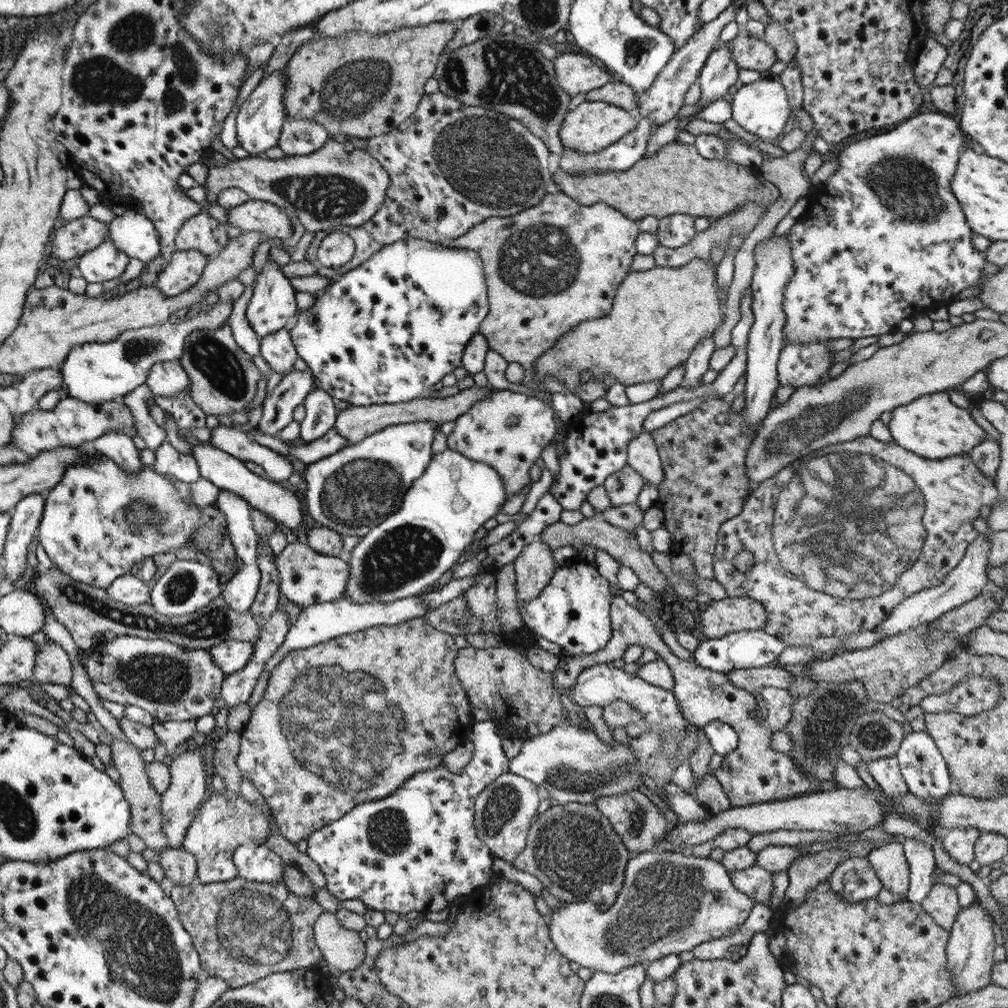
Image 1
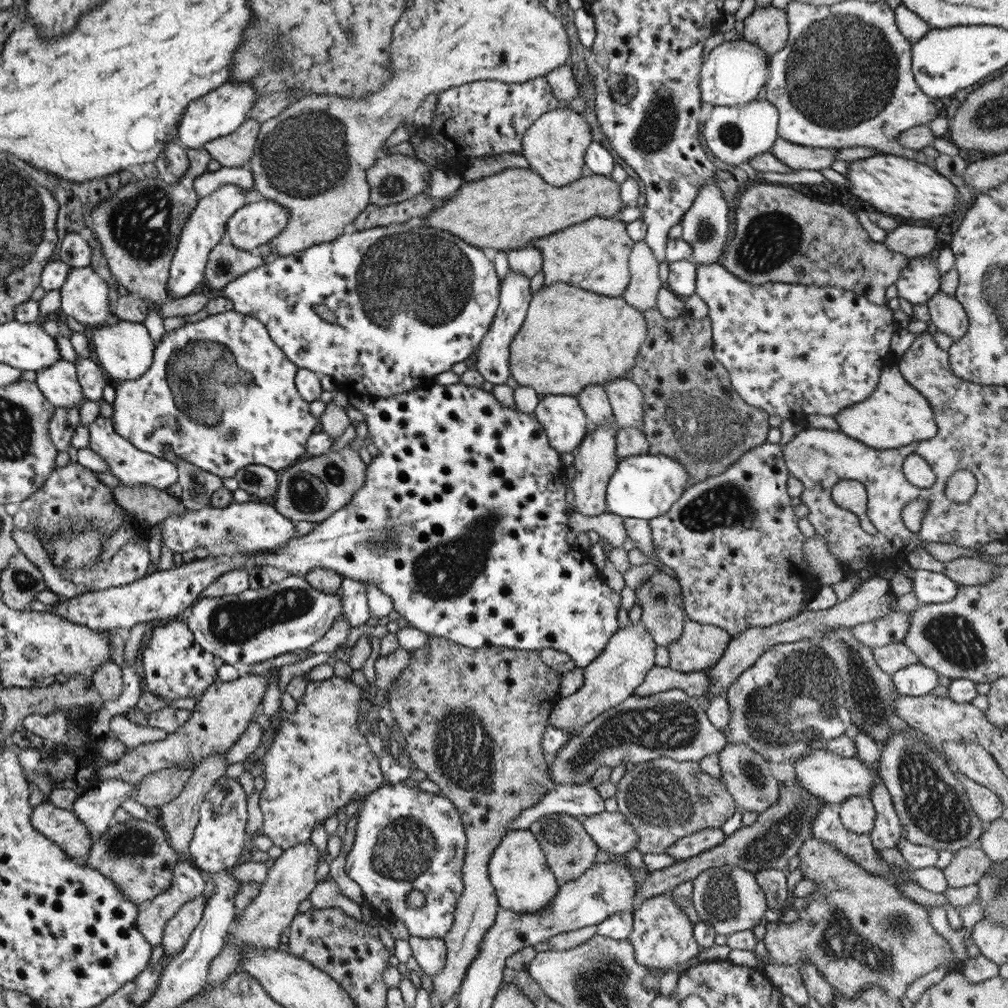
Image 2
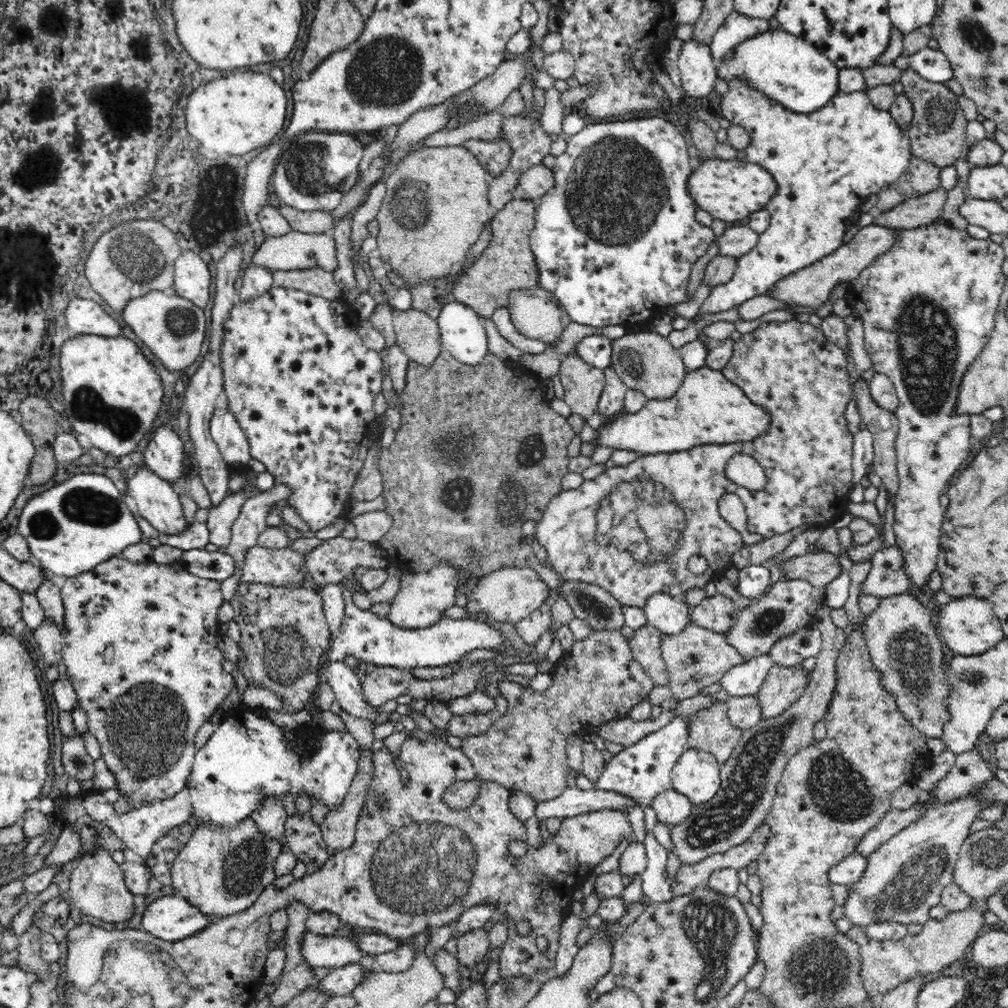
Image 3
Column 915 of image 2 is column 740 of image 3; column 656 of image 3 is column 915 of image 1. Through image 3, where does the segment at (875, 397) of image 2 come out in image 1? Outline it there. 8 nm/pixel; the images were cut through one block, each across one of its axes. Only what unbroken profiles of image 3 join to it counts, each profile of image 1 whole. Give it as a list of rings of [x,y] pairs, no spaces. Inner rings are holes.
[[[937,392],[937,394],[925,394],[907,406],[897,406],[891,412],[891,422],[887,424],[887,430],[891,434],[893,444],[905,448],[907,452],[917,454],[925,460],[943,460],[953,458],[959,454],[969,454],[973,446],[985,440],[985,432],[973,422],[971,414],[967,410],[957,408],[951,404],[949,394]]]

